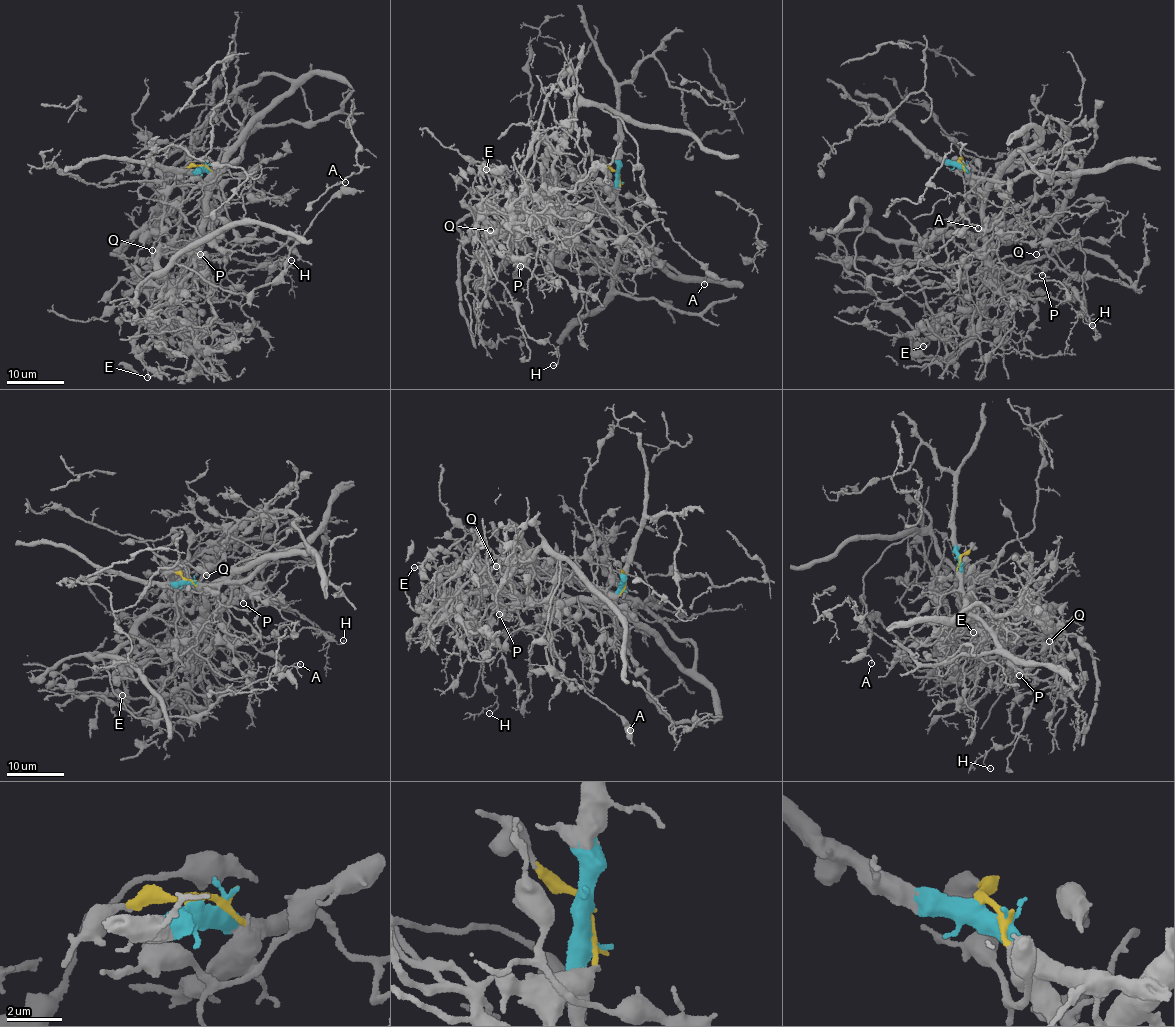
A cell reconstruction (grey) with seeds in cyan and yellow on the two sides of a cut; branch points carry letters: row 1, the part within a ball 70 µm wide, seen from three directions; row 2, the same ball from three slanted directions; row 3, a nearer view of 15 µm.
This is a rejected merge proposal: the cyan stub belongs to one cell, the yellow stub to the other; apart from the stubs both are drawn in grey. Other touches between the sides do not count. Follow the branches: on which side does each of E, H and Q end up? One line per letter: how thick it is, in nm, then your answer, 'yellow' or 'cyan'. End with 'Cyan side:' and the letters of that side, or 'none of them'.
E: calibre 160 nm; yellow
H: calibre 120 nm; yellow
Q: calibre 110 nm; yellow
Cyan side: none of them

